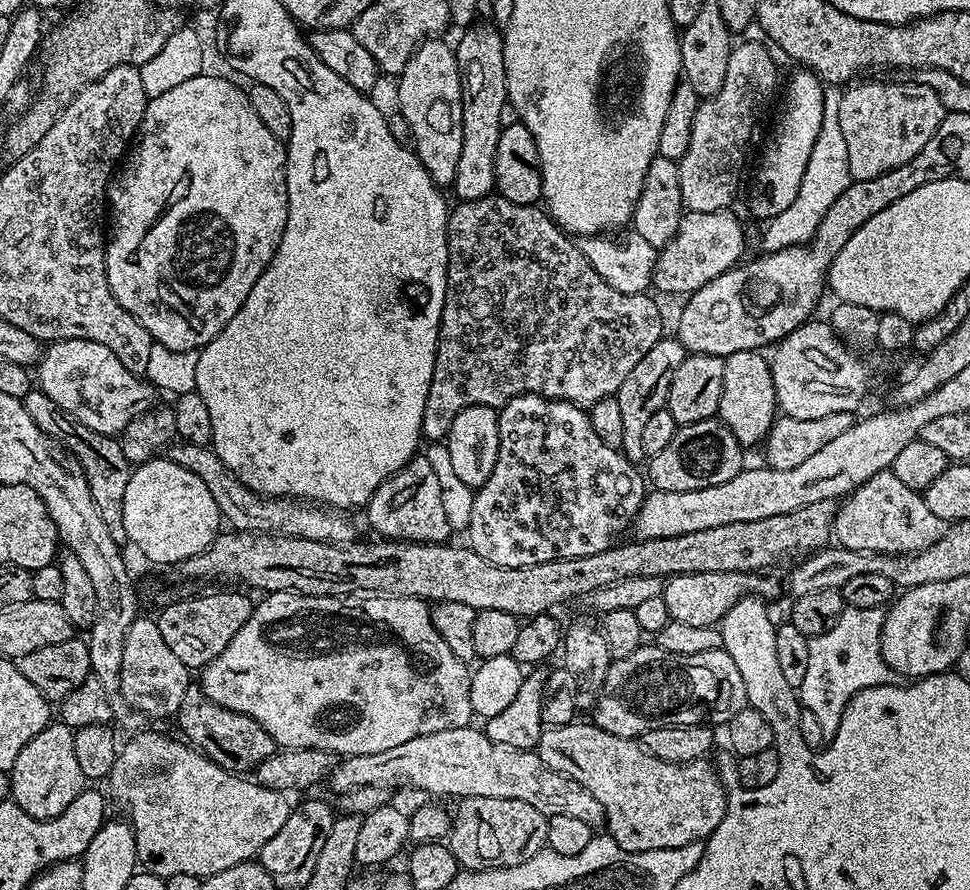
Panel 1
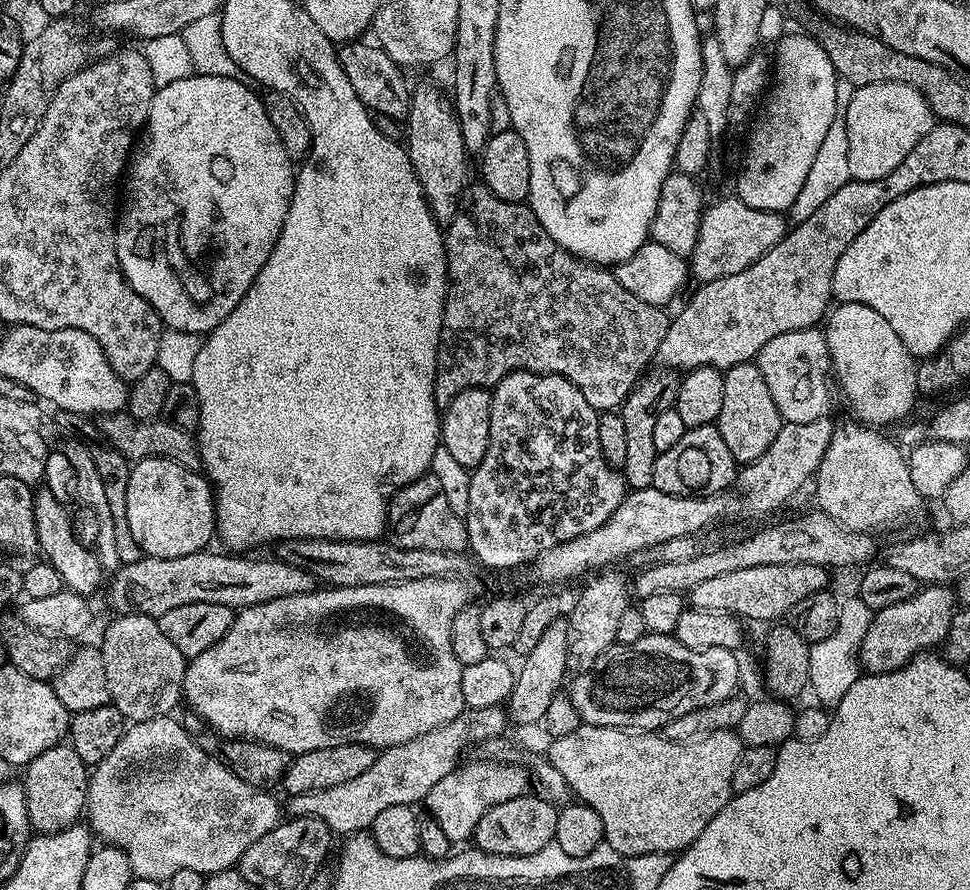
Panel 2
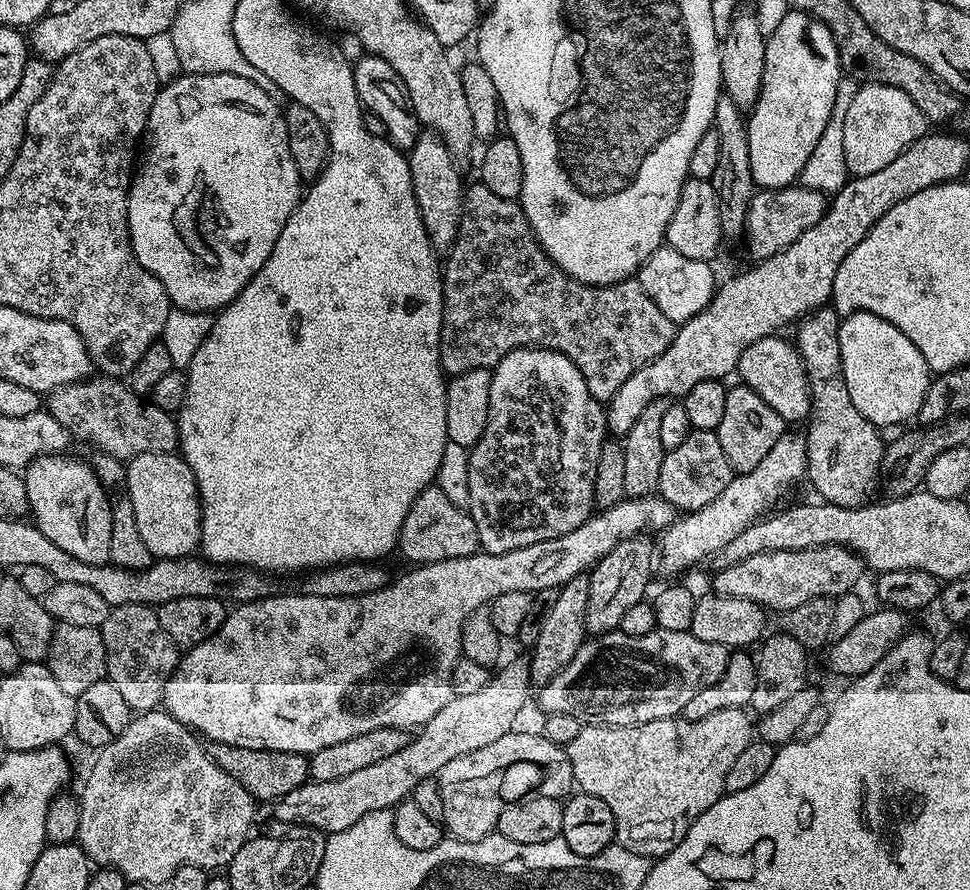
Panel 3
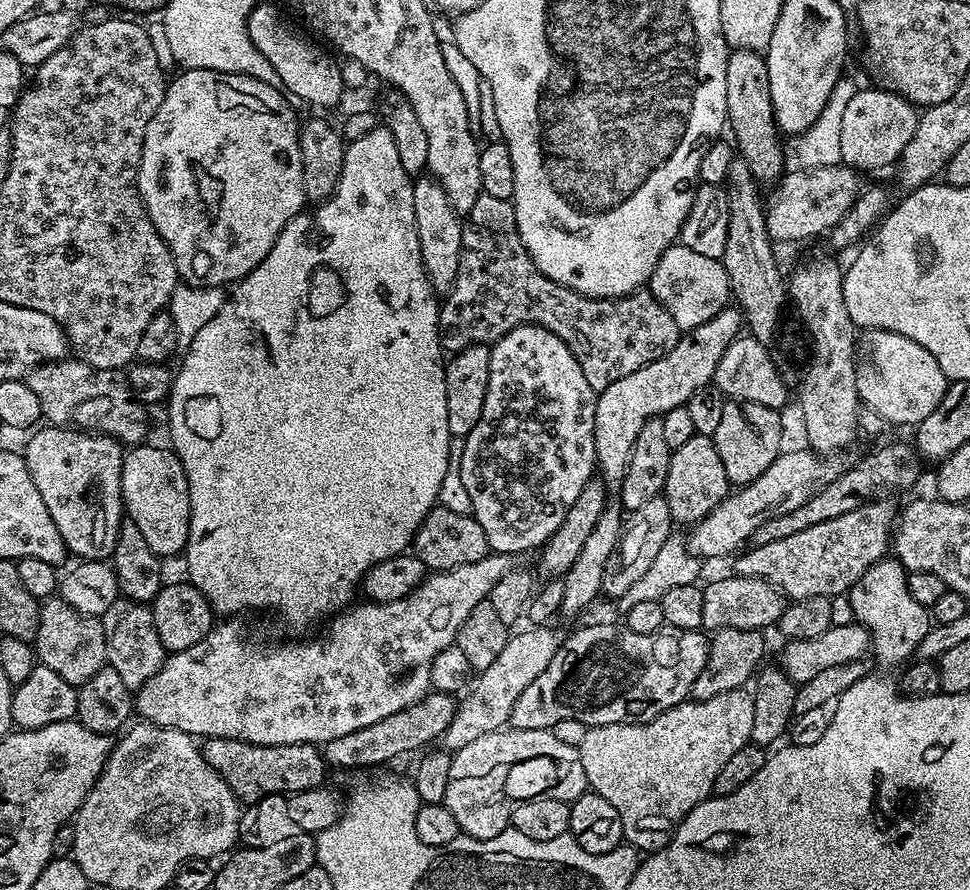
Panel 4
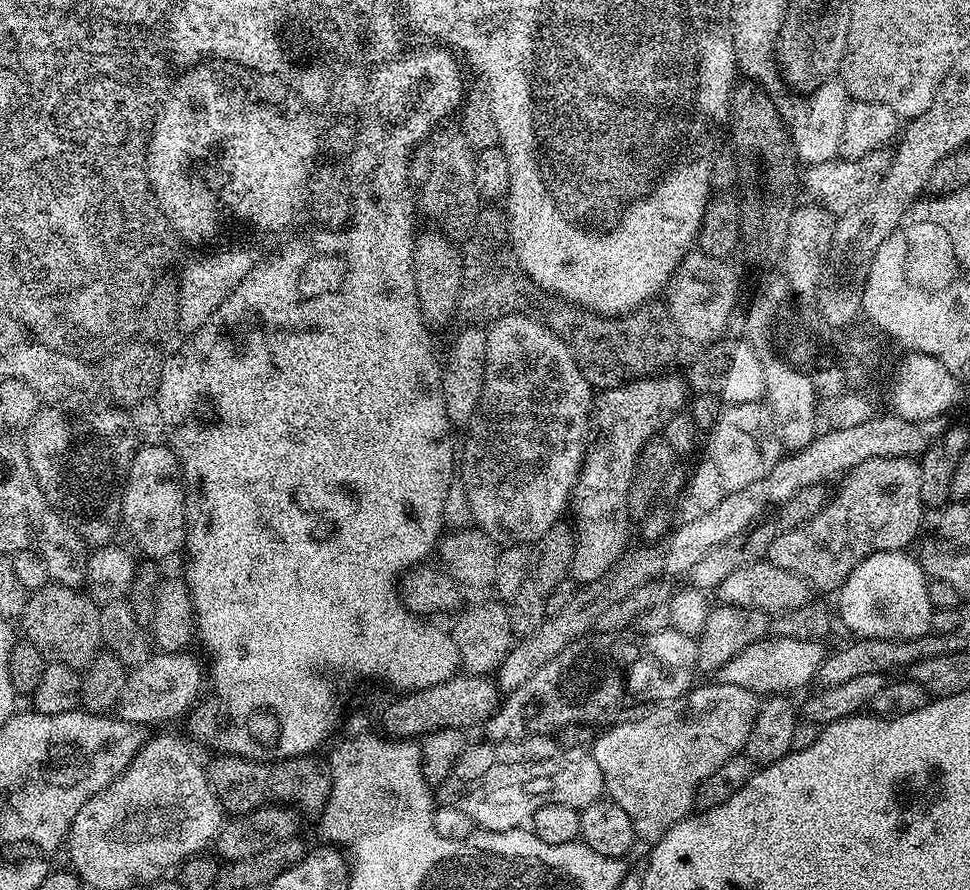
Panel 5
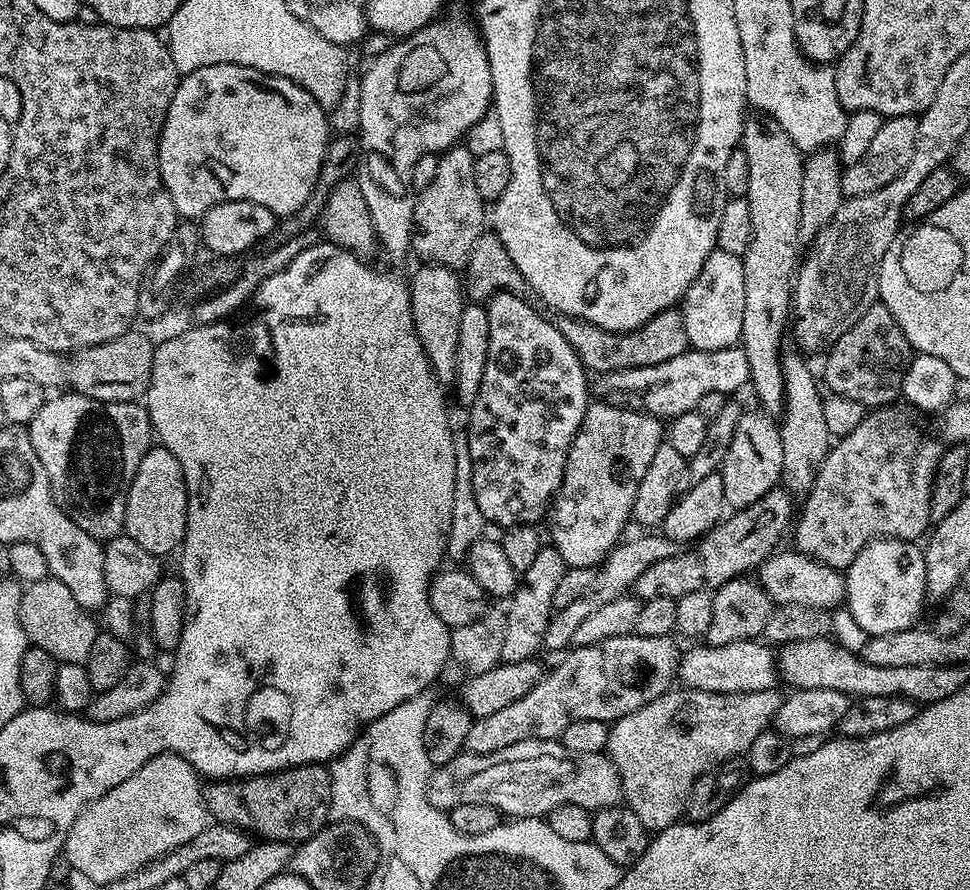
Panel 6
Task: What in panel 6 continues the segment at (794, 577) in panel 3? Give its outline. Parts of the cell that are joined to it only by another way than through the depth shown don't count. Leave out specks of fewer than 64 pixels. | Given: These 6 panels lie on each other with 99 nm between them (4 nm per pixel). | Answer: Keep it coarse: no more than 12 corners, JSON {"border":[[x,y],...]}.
{"border":[[896,407],[829,447],[795,551],[846,570],[929,531],[942,455]]}

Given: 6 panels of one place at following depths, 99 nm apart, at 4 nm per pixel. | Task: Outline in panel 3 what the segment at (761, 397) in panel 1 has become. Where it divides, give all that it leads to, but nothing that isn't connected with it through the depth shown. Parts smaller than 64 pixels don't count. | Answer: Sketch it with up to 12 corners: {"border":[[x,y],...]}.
{"border":[[733,383],[714,429],[733,473],[754,470],[786,422]]}

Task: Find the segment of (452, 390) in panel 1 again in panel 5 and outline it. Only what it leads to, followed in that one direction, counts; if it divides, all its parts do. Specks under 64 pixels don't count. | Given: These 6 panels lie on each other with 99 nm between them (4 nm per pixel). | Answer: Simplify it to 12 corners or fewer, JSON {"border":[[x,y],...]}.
{"border":[[507,215],[462,241],[456,316],[534,318],[596,390],[667,369],[682,341],[663,299],[603,316],[522,270]]}

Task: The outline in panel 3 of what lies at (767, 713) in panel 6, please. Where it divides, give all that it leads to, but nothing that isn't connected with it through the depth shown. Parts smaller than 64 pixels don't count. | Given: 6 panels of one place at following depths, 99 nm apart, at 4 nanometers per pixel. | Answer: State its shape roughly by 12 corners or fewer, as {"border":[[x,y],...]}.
{"border":[[745,709],[581,727],[575,787],[659,858],[724,795]]}

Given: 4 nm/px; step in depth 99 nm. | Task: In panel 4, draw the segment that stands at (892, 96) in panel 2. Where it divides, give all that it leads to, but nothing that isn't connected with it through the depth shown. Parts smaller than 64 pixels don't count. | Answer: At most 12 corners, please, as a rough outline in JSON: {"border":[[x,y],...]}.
{"border":[[861,87],[842,117],[842,161],[860,174],[899,161],[917,105]]}

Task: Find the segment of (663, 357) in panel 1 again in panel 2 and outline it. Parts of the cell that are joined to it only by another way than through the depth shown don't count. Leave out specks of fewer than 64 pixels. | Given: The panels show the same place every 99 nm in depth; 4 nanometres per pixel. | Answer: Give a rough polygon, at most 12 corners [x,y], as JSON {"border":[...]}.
{"border":[[679,371],[637,380],[618,411],[626,426],[629,489],[651,488],[654,426],[678,398]]}

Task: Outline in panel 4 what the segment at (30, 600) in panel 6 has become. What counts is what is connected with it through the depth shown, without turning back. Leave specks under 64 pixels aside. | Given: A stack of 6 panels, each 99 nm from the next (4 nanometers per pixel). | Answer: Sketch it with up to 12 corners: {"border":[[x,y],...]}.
{"border":[[40,605],[37,661],[82,685],[106,666],[103,619]]}

